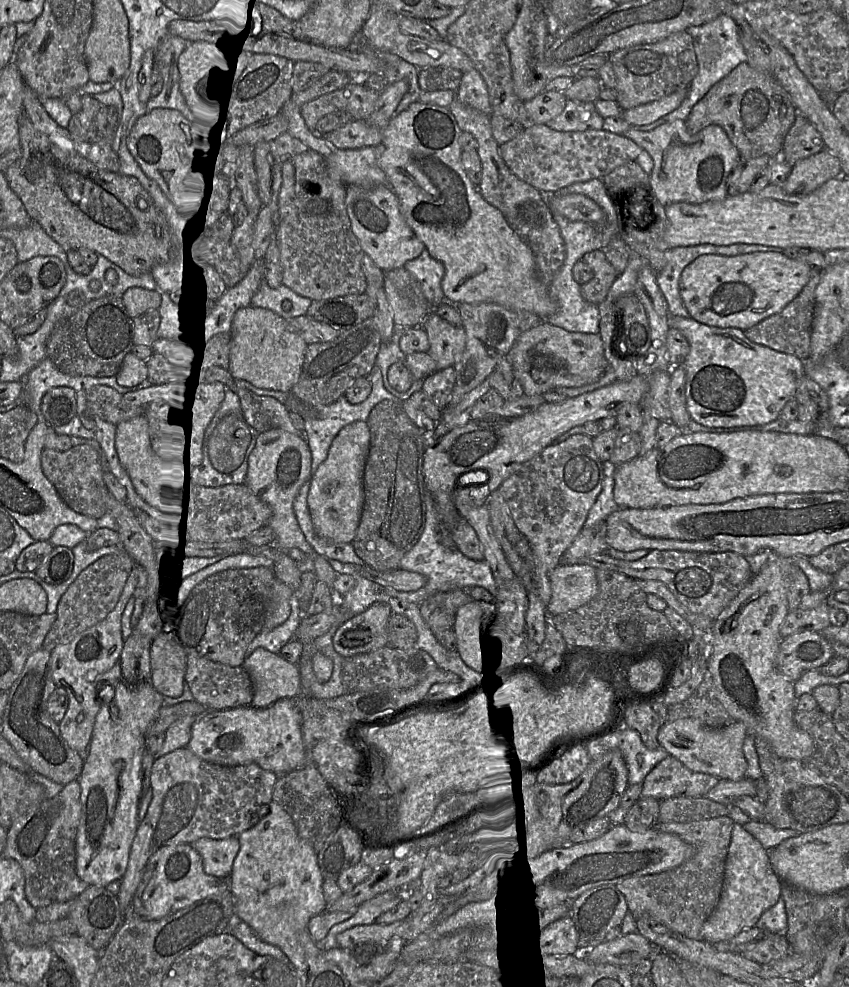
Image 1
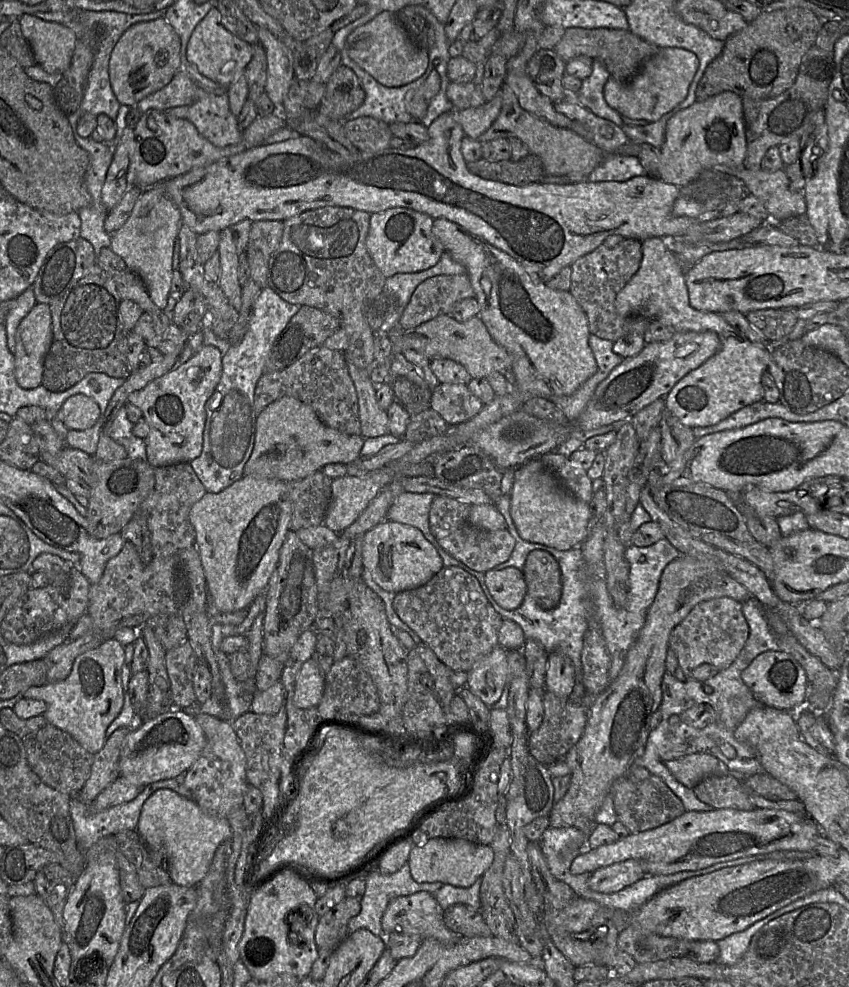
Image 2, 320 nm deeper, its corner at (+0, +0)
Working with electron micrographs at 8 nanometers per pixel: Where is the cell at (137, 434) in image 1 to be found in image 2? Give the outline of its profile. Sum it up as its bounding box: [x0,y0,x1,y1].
[189,476,292,613]

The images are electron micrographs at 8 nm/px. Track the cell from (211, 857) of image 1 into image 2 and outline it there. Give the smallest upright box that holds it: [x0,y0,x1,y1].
[137,788,232,887]

